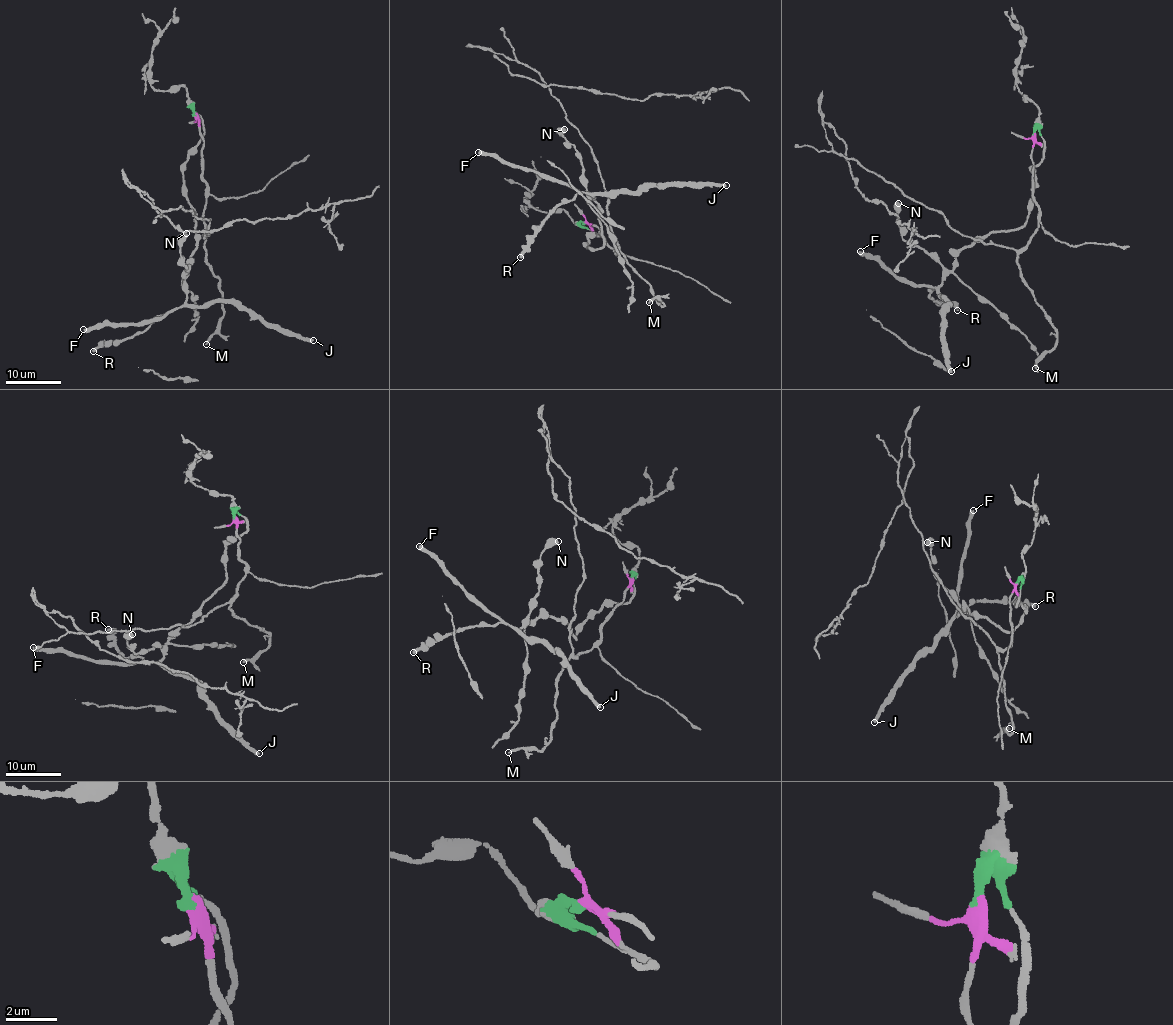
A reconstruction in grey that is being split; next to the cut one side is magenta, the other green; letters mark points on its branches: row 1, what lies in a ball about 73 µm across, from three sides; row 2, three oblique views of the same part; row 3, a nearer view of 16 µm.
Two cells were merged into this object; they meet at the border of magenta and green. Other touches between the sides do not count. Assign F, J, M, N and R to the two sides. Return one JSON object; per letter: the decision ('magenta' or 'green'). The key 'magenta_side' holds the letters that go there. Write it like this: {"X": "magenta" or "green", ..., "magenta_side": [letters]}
{"F": "green", "J": "green", "M": "magenta", "N": "green", "R": "green", "magenta_side": ["M"]}

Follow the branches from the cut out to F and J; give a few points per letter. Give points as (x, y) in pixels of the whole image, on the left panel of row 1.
F: (196, 115), (204, 134), (183, 172), (184, 194), (199, 240), (183, 281), (186, 298), (161, 316), (83, 329)
J: (196, 115), (204, 134), (183, 172), (199, 240), (183, 280), (187, 303), (237, 302), (313, 339)

